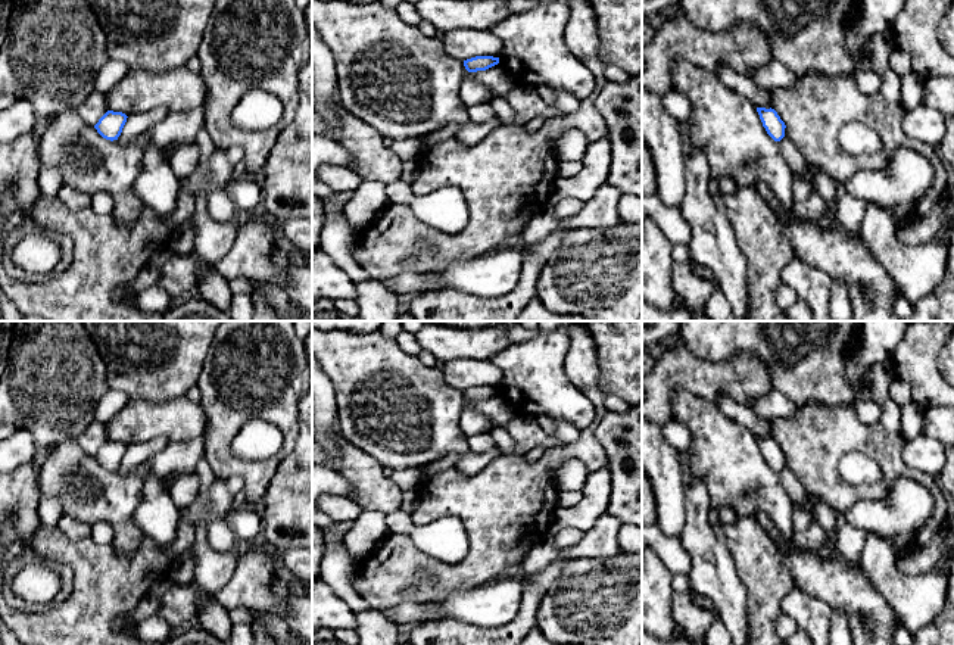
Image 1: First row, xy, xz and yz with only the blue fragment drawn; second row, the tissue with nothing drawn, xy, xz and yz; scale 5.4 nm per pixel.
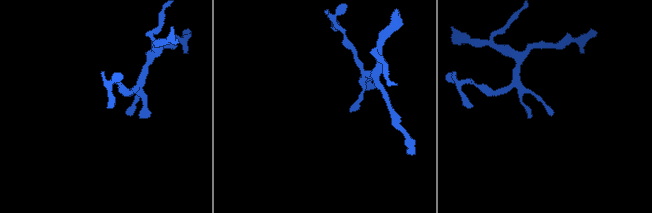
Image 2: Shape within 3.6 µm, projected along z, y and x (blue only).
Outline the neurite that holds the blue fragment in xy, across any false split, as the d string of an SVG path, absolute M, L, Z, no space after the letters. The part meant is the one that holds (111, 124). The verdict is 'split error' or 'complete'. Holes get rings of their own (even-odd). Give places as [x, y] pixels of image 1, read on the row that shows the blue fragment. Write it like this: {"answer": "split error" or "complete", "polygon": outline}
{"answer": "complete", "polygon": "M107 110L94 125L94 128L103 138L113 141L121 135L127 118L128 116L122 112Z"}

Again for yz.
{"answer": "complete", "polygon": "M757 108L763 127L767 134L774 140L780 141L785 137L785 122L780 119L774 109Z"}

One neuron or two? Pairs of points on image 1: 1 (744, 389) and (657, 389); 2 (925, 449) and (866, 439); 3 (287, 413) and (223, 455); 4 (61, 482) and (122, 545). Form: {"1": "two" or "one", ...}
{"1": "one", "2": "two", "3": "one", "4": "one"}

